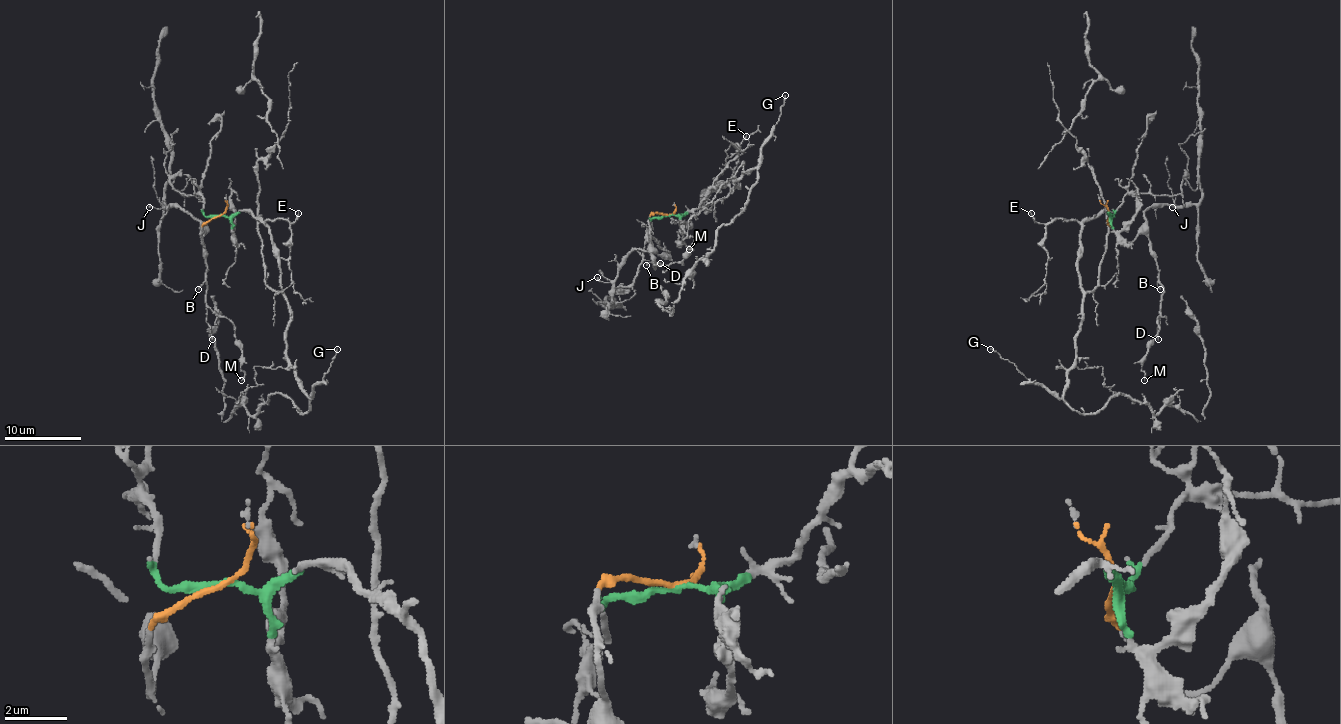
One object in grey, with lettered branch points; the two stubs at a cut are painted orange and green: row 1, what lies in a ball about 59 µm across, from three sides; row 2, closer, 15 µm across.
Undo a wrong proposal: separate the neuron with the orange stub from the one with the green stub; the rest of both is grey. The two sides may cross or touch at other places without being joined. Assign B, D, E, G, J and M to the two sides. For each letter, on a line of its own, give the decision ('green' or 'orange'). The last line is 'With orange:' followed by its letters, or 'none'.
B: orange
D: orange
E: green
G: green
J: orange
M: orange
With orange: B, D, J, M

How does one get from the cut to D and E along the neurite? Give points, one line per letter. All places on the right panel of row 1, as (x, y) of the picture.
D: (1109, 216), (1109, 224), (1119, 235), (1132, 241), (1144, 233), (1150, 241), (1163, 289), (1157, 339)
E: (1111, 216), (1103, 210), (1080, 222), (1053, 218), (1046, 224), (1036, 222), (1030, 212)

